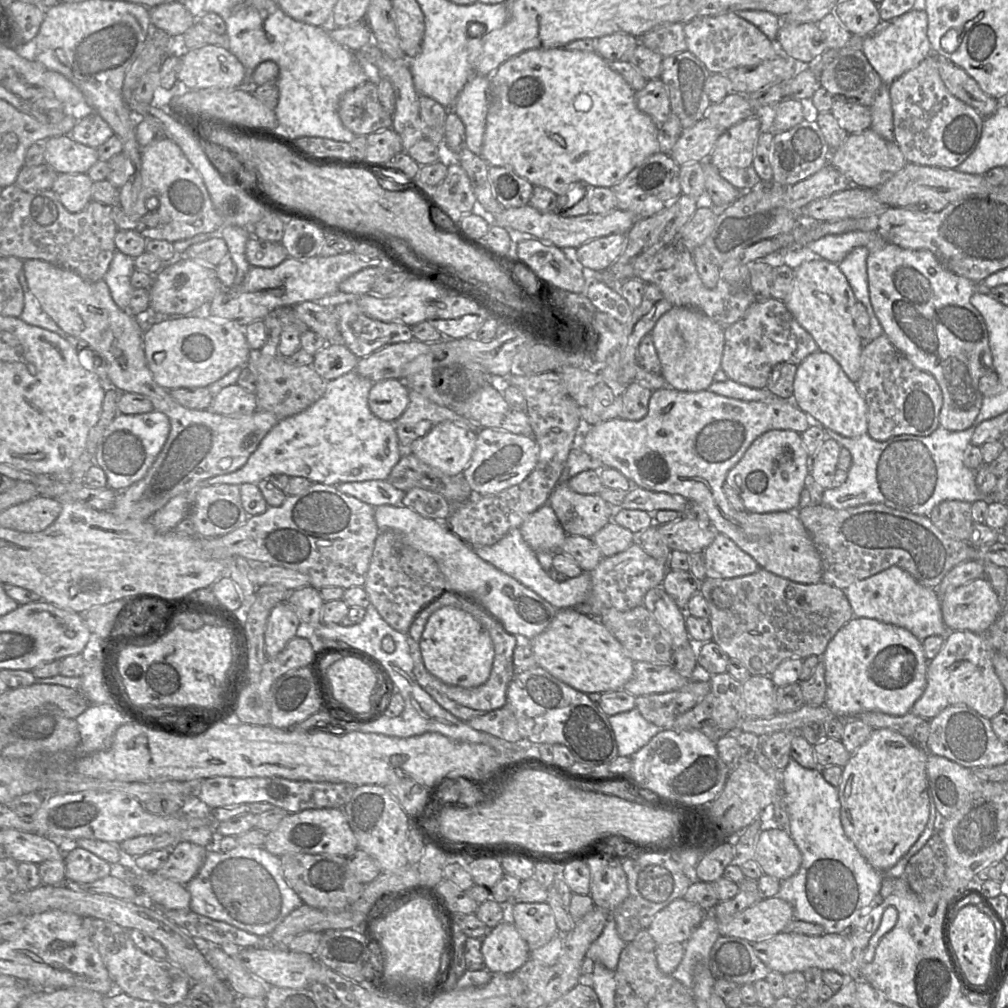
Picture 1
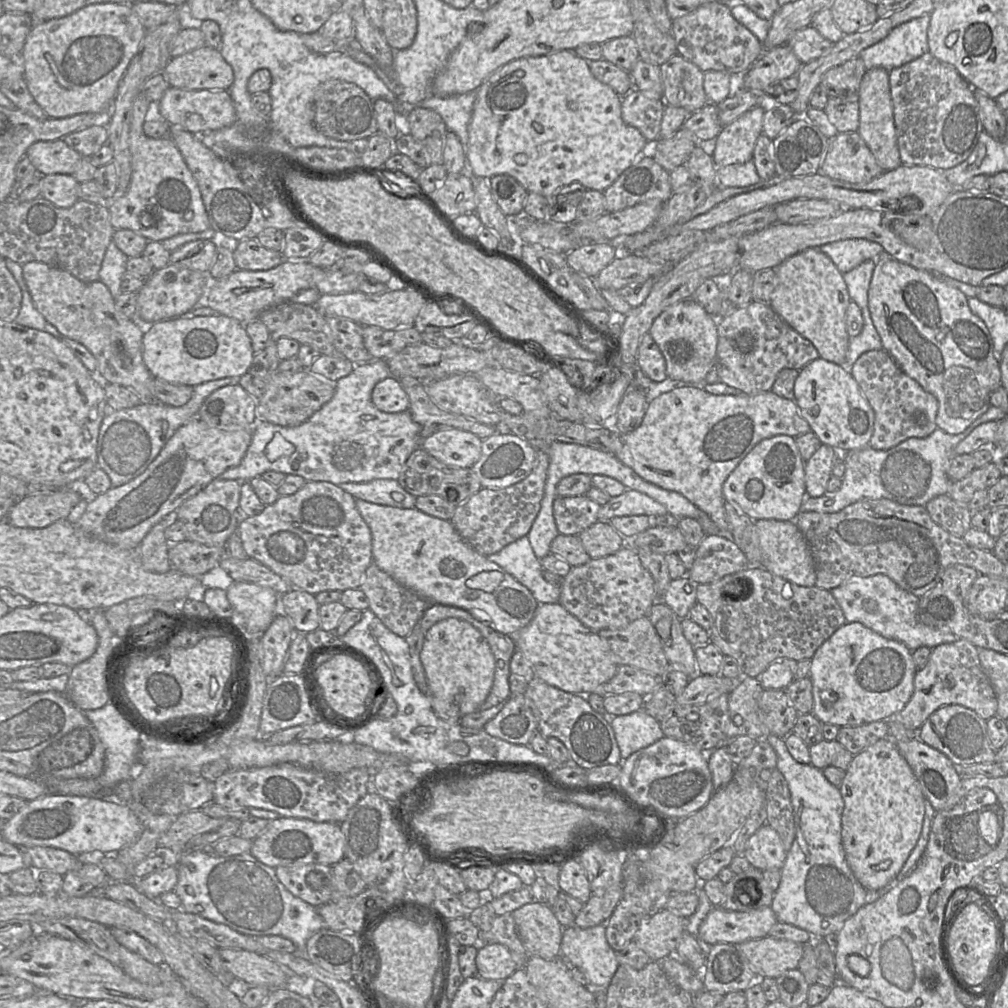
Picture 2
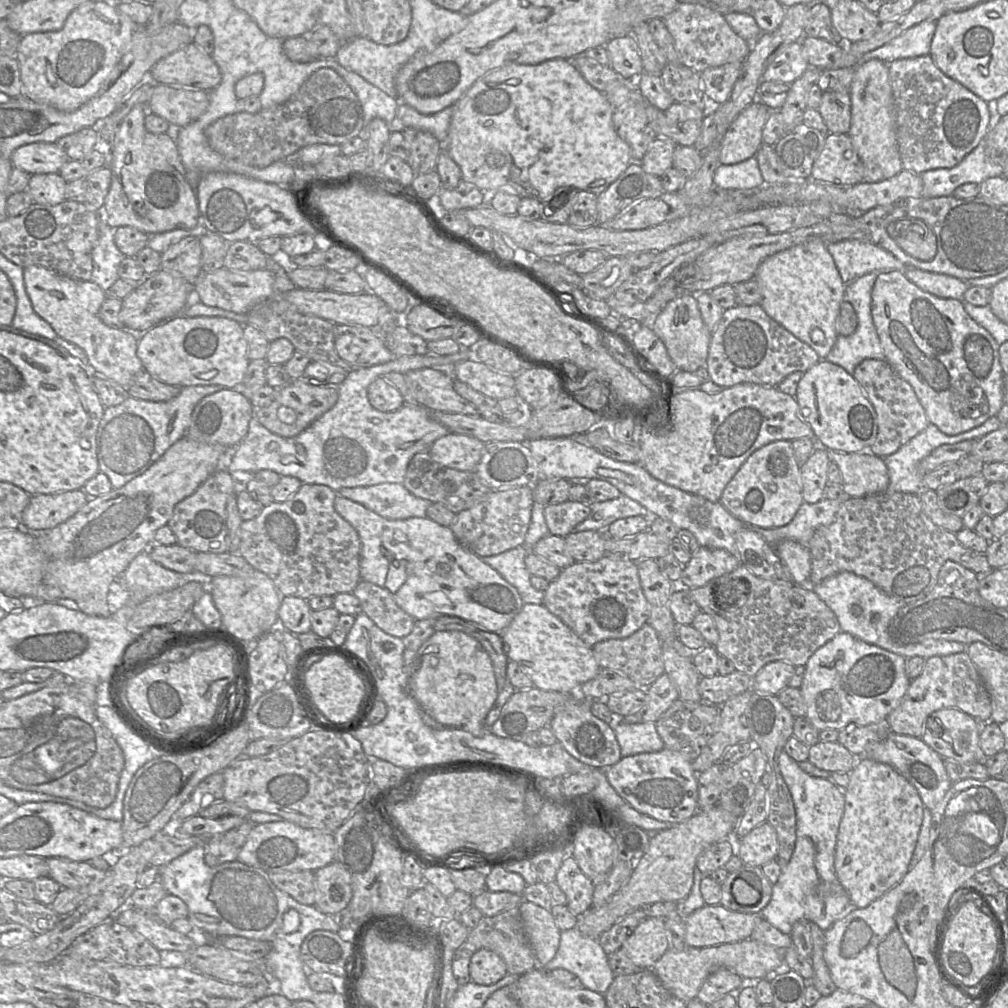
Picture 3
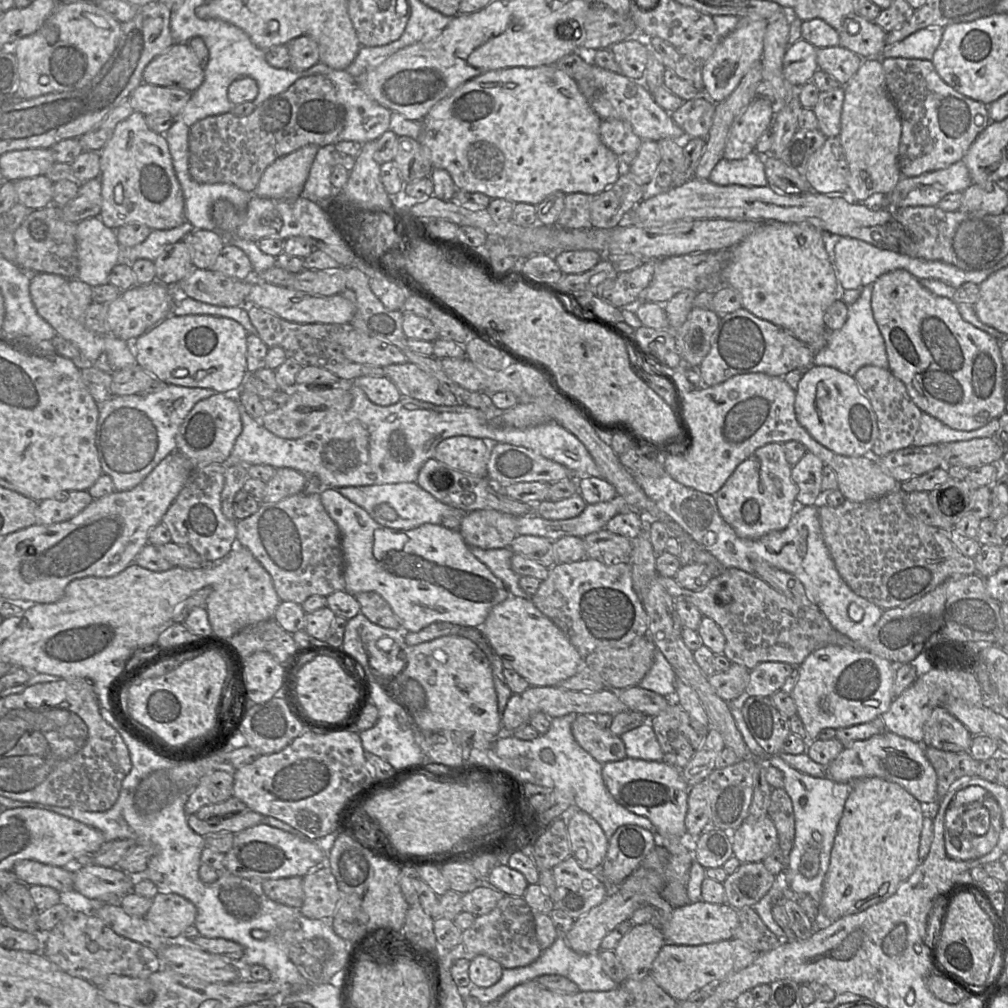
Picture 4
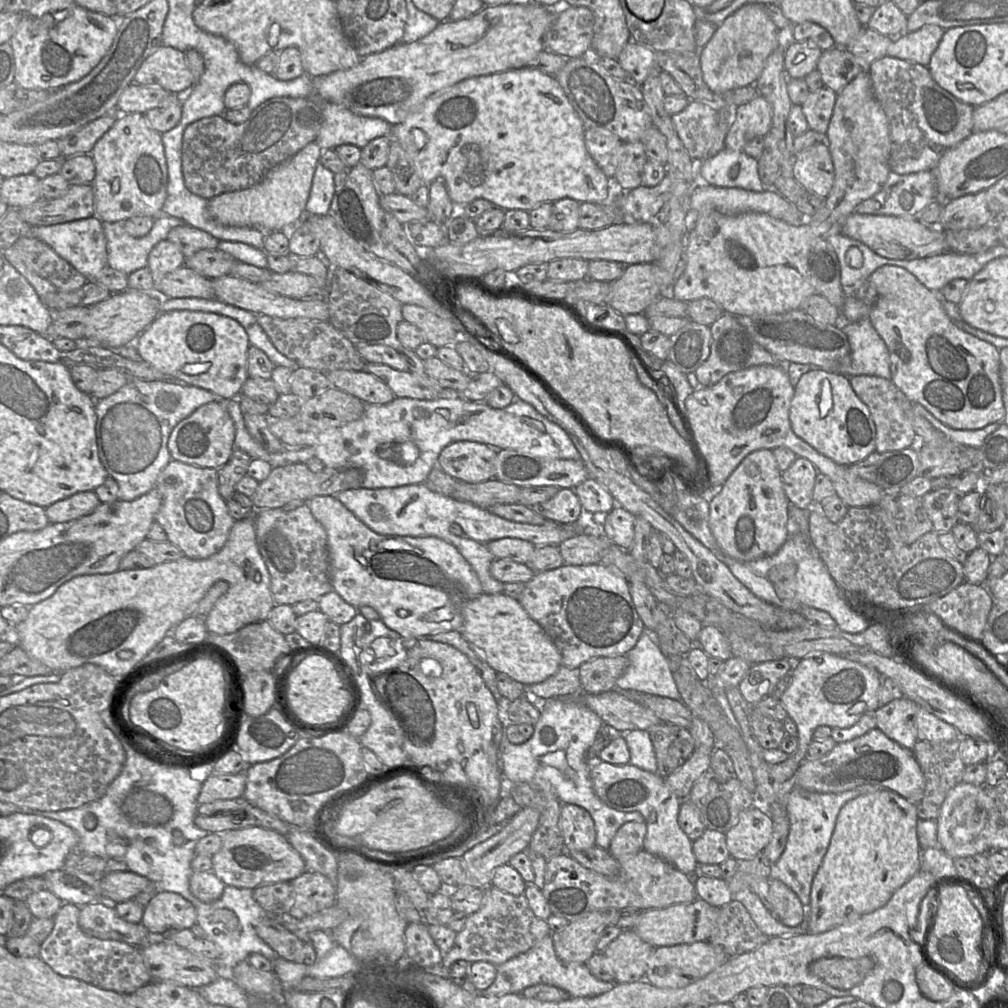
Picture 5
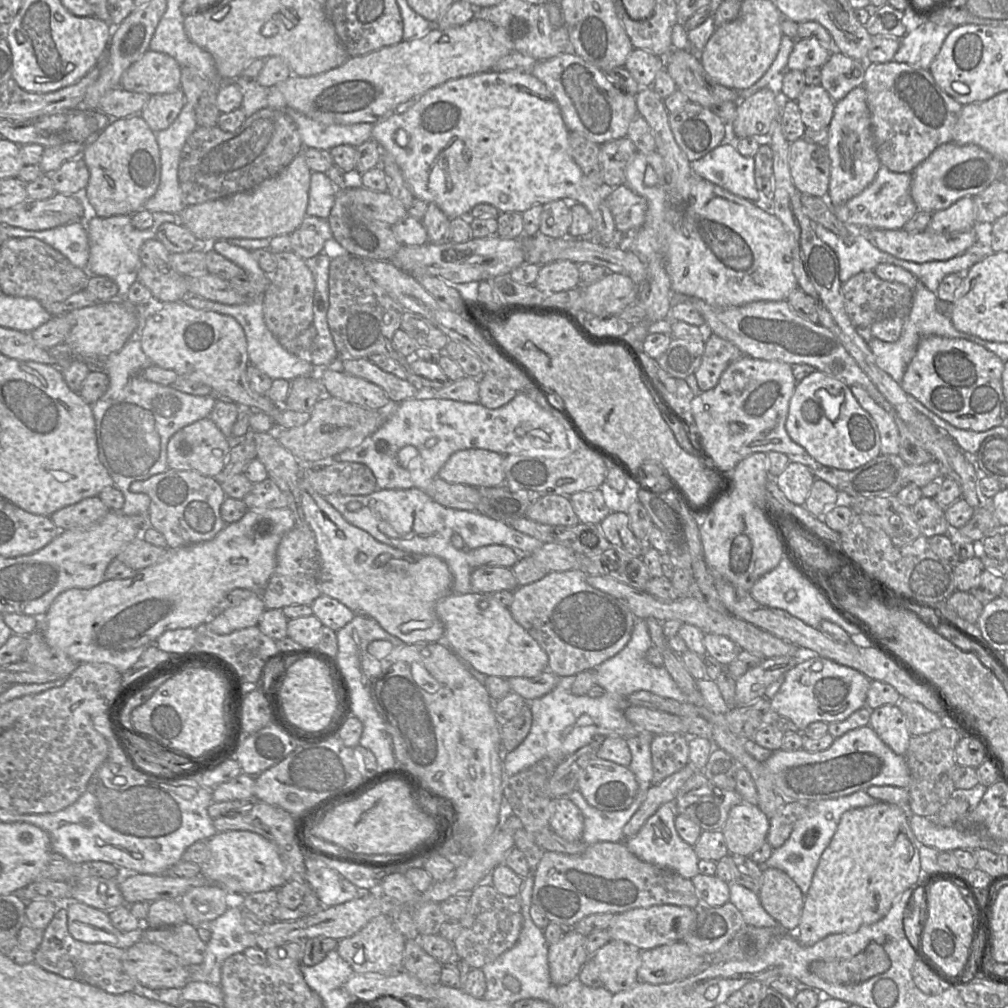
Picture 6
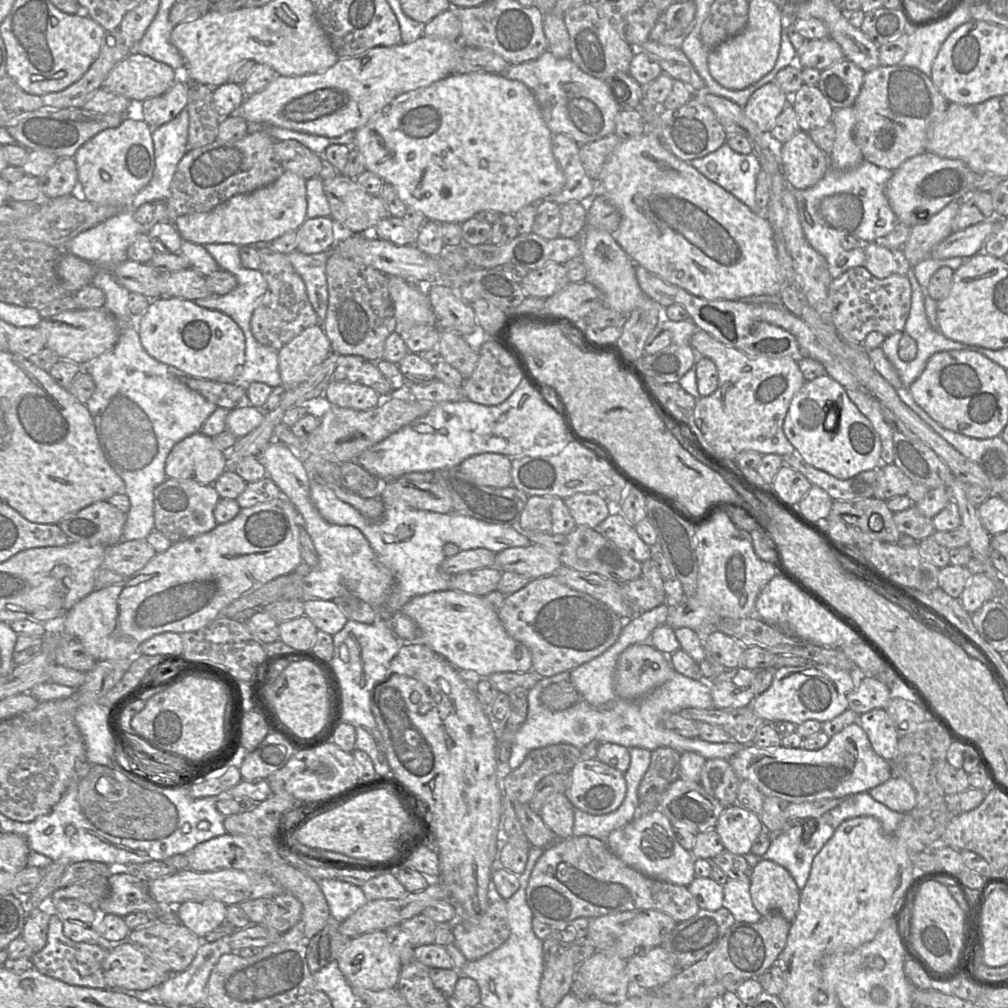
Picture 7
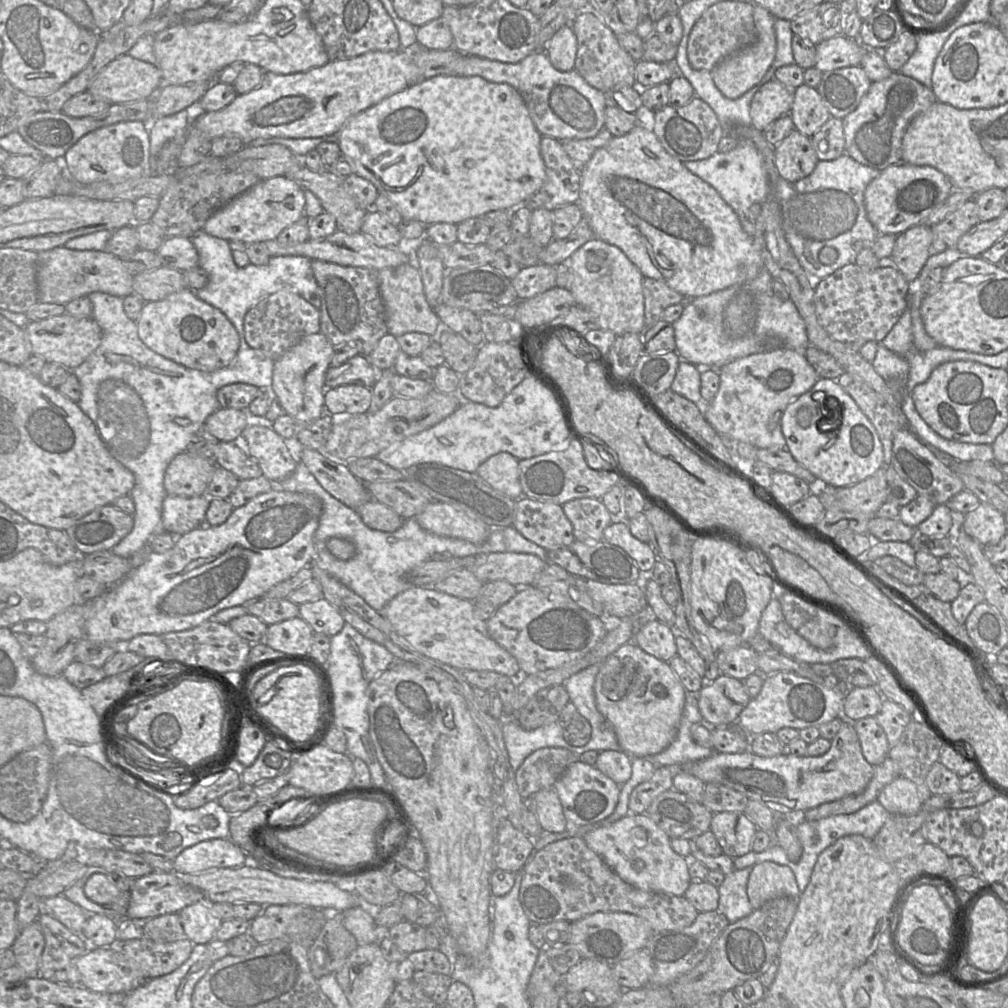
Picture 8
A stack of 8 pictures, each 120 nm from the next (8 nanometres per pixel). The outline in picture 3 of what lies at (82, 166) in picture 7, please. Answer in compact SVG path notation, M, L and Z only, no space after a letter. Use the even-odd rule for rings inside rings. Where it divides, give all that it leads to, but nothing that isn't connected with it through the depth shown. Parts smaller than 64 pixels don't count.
M147 105L135 106L118 126L109 149L107 165L112 171L112 180L102 209L105 222L113 229L129 226L148 235L174 229L193 229L201 223L201 215L195 189L186 178L175 141L168 133L153 134L145 128Z

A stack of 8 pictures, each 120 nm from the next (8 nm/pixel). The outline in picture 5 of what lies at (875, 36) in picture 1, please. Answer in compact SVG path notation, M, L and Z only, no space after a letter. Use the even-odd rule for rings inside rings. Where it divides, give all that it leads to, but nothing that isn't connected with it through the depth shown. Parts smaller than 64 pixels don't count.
M924 25L917 31L906 31L892 37L887 55L928 67L944 32L945 30L938 25Z

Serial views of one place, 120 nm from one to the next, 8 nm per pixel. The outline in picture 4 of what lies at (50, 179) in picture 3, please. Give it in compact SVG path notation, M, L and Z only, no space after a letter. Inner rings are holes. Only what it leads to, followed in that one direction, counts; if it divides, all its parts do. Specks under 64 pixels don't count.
M46 175L14 181L17 202L31 210L52 204L53 182Z

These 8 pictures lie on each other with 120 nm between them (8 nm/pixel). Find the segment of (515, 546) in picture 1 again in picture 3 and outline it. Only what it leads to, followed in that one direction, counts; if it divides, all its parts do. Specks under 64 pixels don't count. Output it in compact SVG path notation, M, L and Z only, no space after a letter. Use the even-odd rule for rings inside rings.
M520 545L497 555L480 558L517 589L524 604L543 604L544 591L534 588L530 581L531 574L525 565L527 554L528 548Z

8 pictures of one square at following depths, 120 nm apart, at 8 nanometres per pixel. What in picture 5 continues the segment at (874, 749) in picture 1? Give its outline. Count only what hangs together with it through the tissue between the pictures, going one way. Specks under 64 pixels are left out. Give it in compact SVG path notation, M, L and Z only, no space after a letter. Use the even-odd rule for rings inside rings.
M880 789L873 793L860 795L844 804L839 812L827 853L825 854L822 864L812 883L811 901L807 907L809 933L824 933L834 927L851 922L864 914L873 912L884 906L894 893L922 868L922 849L919 845L916 832L918 820L916 806L899 794L888 789Z

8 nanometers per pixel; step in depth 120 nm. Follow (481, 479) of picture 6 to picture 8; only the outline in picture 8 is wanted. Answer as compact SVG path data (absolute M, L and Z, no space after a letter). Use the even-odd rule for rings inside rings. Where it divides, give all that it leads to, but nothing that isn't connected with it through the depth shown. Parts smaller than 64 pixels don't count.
M500 452L484 461L475 473L493 489L517 500L523 496L518 462L510 453Z

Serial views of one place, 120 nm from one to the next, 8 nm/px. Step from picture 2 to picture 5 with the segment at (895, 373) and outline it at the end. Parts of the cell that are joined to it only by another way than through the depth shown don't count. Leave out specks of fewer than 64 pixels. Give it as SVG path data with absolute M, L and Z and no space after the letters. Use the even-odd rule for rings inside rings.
M856 375L850 378L855 394L864 402L872 416L876 428L875 452L884 453L902 450L908 447L919 449L915 443L915 432L905 413L897 403L897 392L900 389L891 379L874 375Z

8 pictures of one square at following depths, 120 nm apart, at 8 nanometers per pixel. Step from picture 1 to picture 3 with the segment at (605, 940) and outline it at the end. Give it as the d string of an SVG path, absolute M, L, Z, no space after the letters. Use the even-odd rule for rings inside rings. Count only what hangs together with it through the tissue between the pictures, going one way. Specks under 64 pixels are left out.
M577 927L561 931L556 955L542 968L565 969L575 974L584 988L600 994L605 994L614 980L599 939L584 936Z

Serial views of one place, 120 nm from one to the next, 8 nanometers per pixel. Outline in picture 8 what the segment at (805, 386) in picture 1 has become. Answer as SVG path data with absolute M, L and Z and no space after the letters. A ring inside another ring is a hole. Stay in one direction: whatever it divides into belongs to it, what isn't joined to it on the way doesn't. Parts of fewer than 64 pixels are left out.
M820 378L806 393L791 401L781 417L782 433L787 443L787 450L794 459L809 470L820 483L833 487L847 487L857 484L884 467L883 446L878 433L860 410L853 398L838 384L836 380ZM831 414L829 423L836 422L836 429L821 432L819 422Z

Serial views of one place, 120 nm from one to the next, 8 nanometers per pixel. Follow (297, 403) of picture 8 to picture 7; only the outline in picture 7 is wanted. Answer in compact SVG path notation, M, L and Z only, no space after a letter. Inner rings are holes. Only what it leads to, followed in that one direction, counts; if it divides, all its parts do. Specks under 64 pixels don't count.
M319 324L307 327L279 350L281 385L286 390L295 387L331 352L324 328Z

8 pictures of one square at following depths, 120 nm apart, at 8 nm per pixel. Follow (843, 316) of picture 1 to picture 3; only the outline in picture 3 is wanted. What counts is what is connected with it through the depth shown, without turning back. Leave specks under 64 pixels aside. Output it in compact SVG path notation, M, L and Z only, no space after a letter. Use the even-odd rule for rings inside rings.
M812 239L767 257L759 265L754 279L761 289L760 306L767 315L808 344L825 359L833 348L840 305L845 300L845 286L827 244Z

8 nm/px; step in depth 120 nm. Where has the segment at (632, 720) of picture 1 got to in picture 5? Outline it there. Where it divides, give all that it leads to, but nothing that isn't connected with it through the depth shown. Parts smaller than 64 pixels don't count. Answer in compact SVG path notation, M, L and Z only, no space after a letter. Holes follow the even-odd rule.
M632 730L624 734L630 752L630 764L651 772L657 772L657 761L650 734L647 730Z

